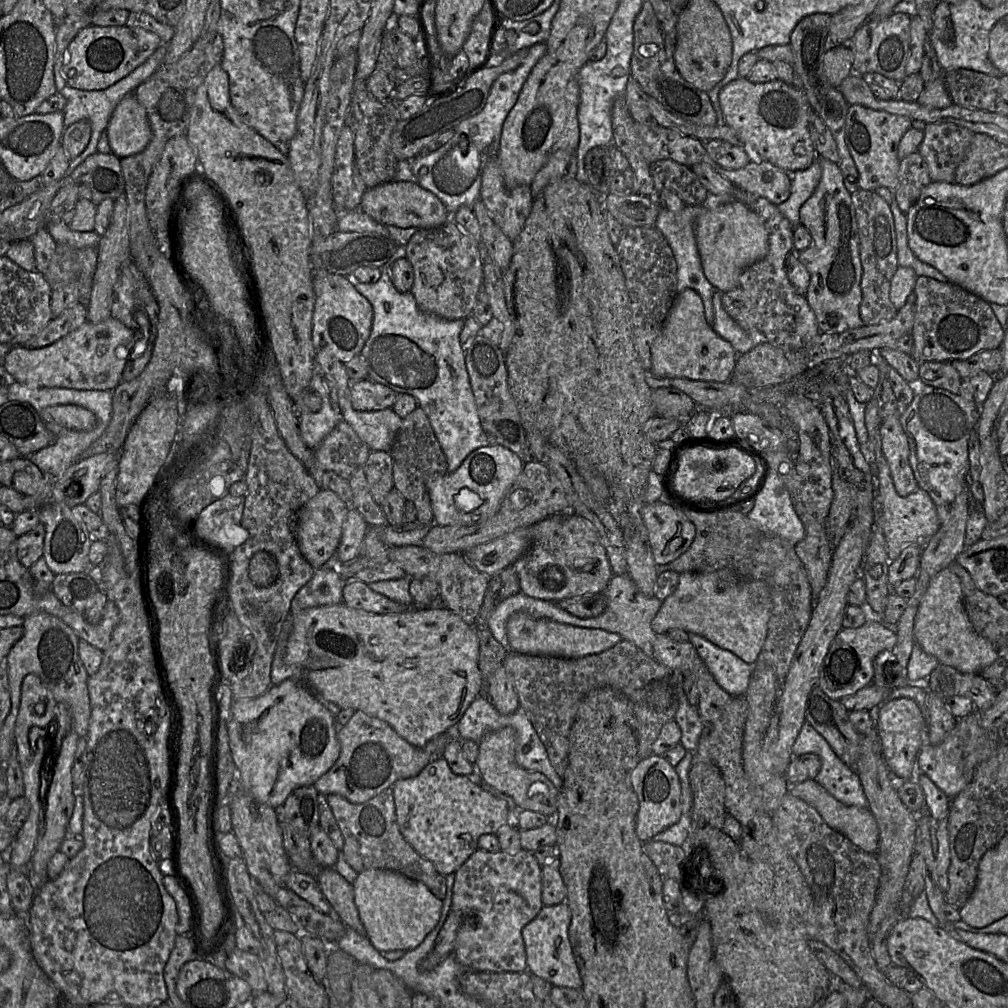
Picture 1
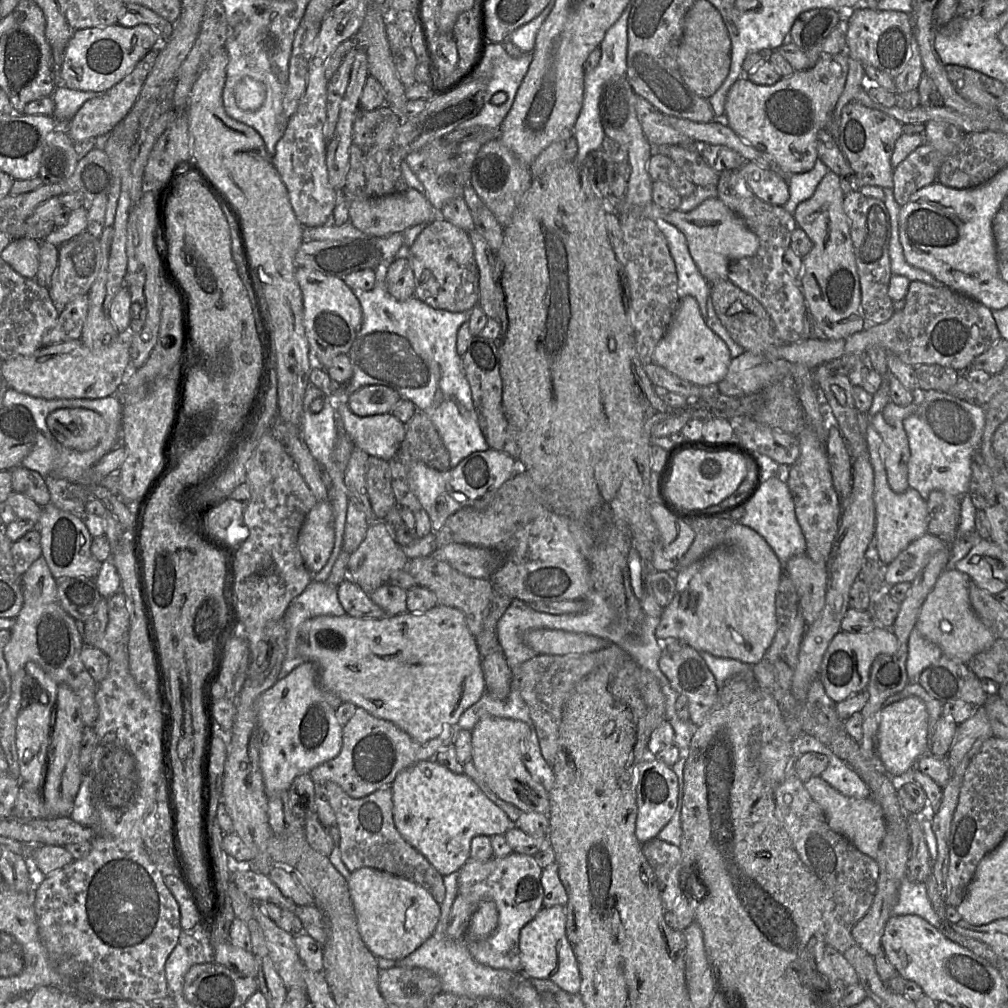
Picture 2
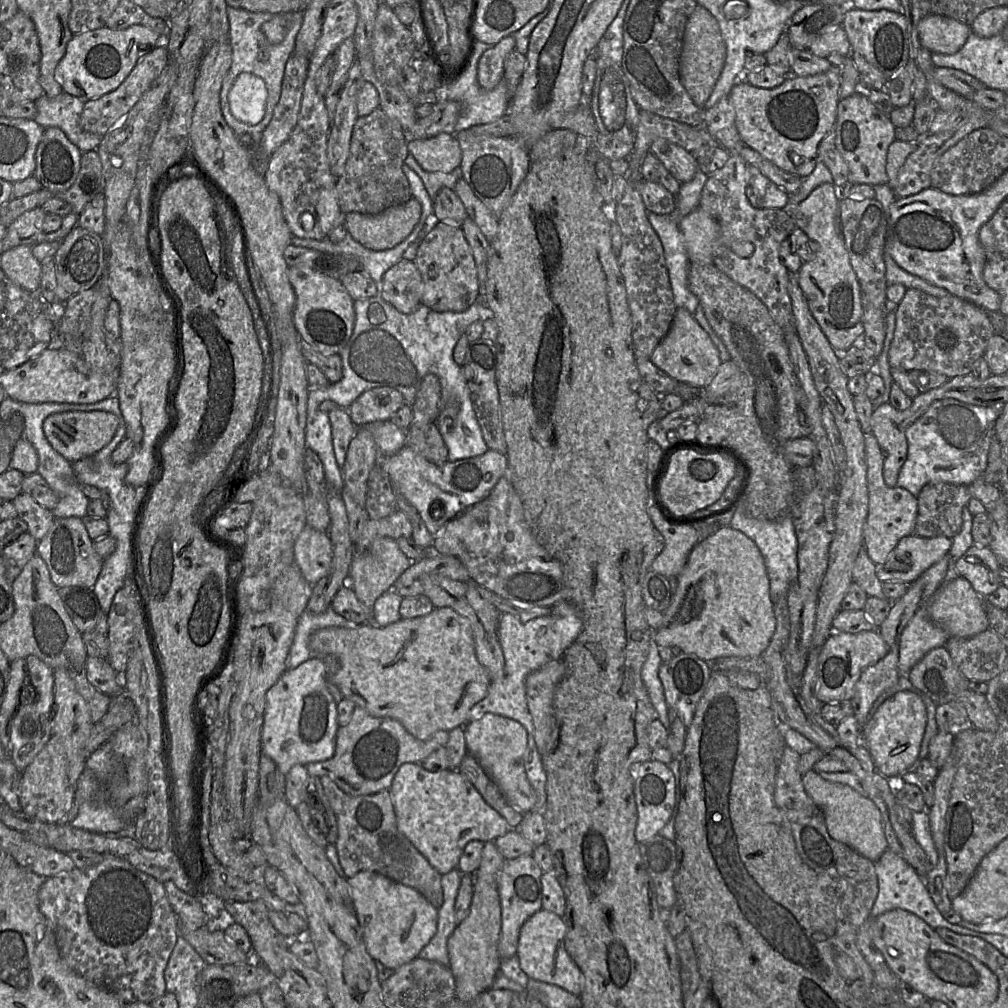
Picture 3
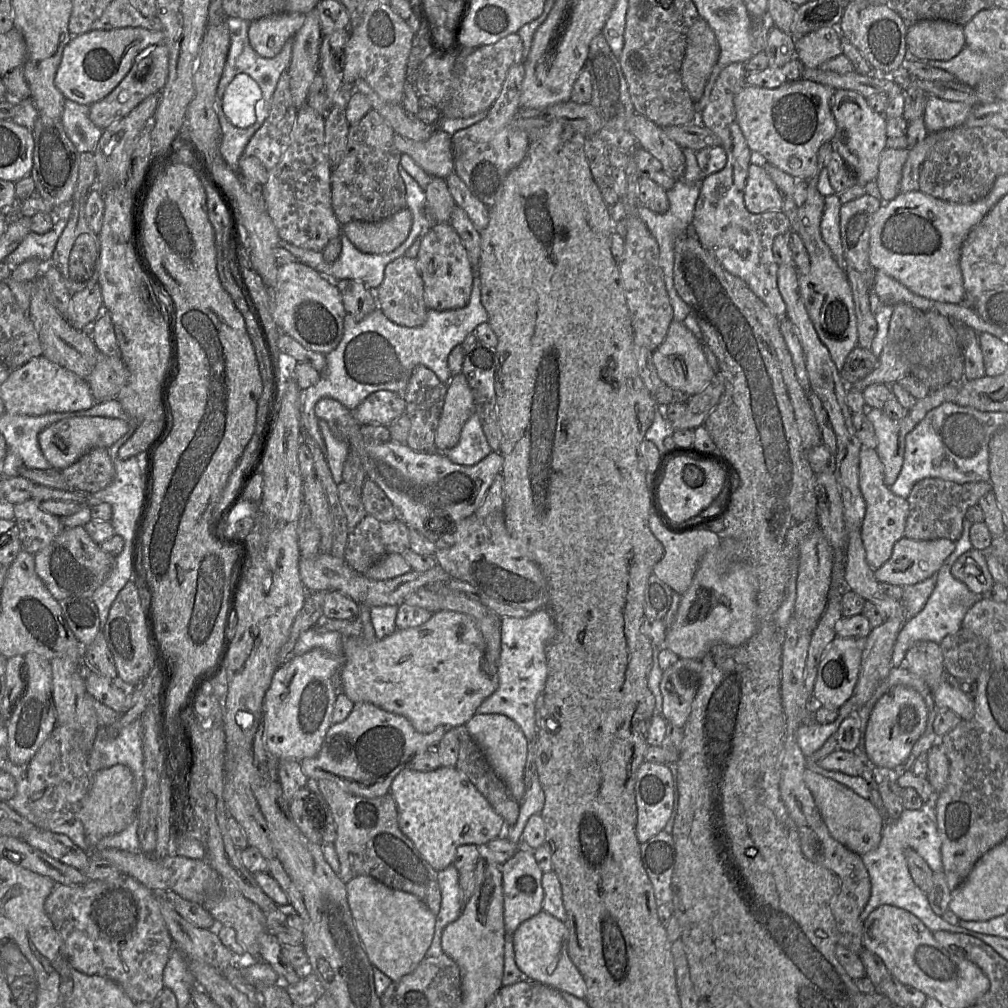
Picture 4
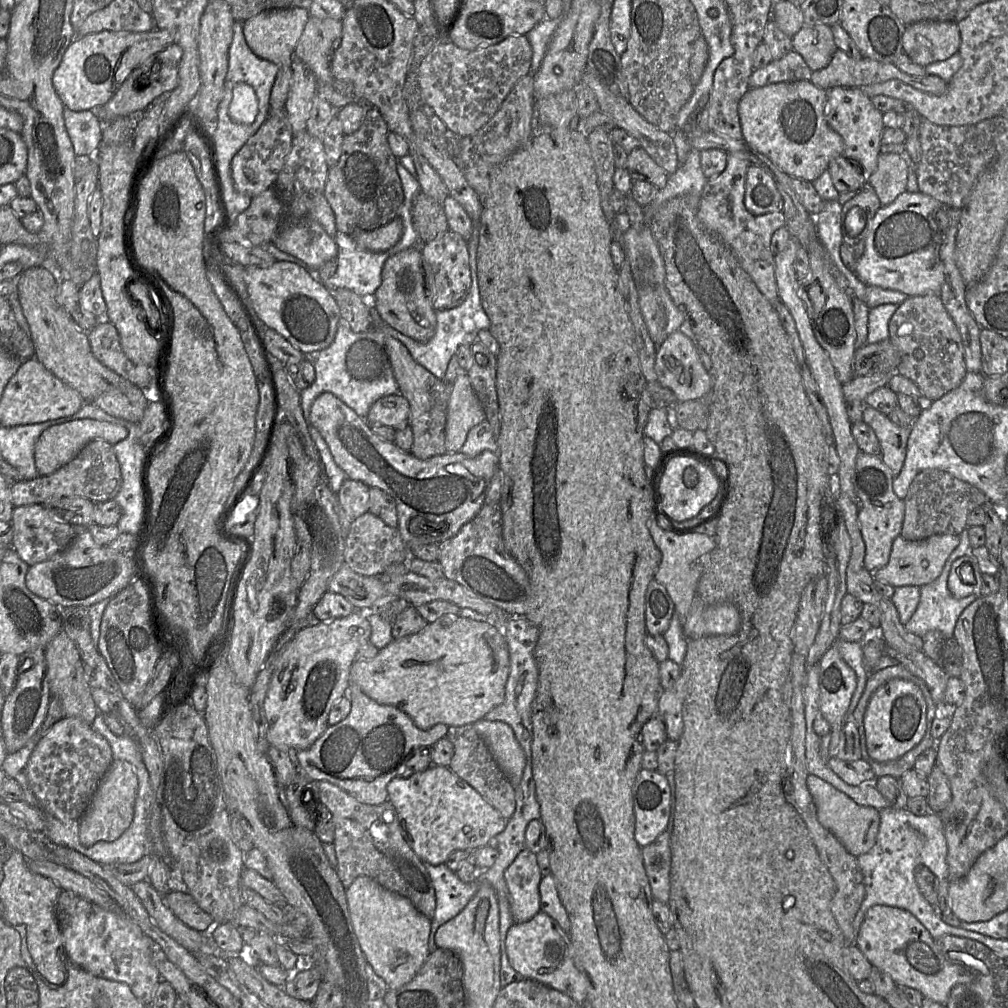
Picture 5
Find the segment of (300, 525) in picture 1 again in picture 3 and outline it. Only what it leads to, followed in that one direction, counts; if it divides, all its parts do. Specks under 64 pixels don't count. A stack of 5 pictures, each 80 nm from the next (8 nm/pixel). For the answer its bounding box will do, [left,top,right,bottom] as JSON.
[294,525,333,586]

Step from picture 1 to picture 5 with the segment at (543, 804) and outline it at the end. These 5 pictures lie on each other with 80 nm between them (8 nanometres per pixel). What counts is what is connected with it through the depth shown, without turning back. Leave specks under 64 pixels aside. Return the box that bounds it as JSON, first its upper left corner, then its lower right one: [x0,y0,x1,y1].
[472,718,526,789]

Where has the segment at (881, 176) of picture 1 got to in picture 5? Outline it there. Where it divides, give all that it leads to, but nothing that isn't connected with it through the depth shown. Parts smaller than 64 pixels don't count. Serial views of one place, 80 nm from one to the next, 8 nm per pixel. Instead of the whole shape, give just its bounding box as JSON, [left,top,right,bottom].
[824,87,884,178]

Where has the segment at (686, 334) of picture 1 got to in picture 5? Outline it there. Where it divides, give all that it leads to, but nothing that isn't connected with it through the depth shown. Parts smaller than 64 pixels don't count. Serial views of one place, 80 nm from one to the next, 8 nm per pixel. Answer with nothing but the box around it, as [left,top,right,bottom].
[654,330,712,402]

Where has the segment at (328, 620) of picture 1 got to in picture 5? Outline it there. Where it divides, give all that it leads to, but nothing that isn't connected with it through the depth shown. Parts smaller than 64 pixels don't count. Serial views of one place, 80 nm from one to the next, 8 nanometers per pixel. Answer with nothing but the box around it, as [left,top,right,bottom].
[349,614,509,730]

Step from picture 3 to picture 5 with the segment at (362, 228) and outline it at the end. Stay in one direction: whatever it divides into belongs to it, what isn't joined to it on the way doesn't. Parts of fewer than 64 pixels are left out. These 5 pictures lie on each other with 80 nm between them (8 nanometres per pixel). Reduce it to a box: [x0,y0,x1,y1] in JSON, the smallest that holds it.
[350,217,403,252]

